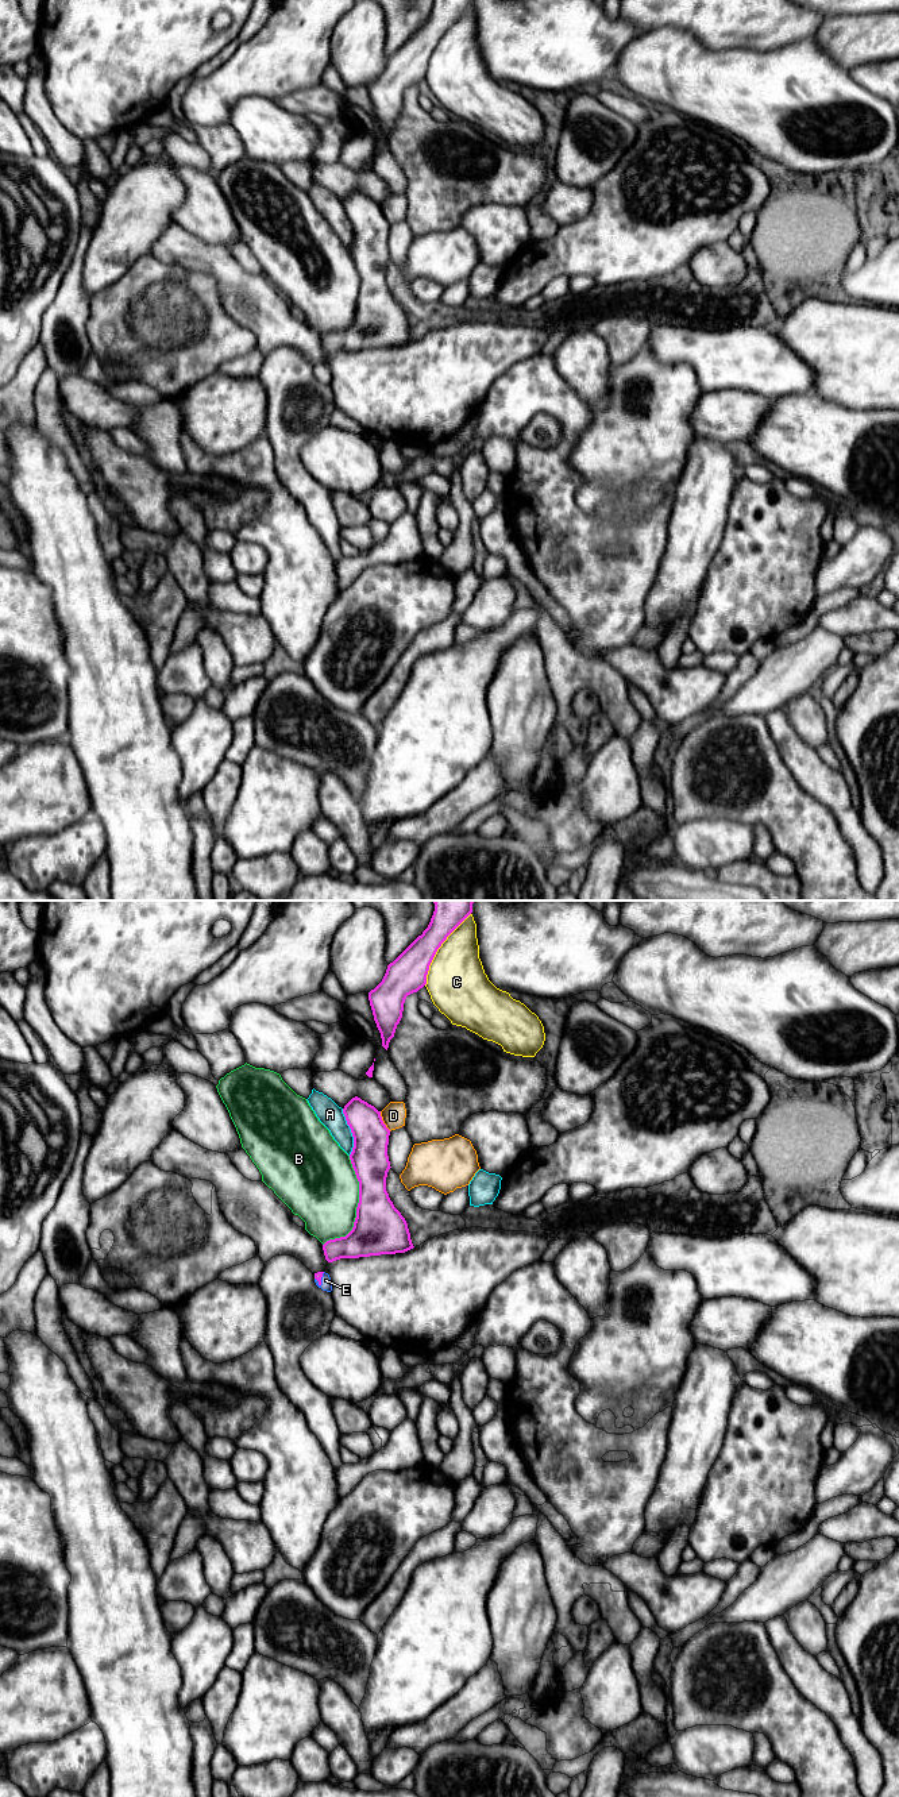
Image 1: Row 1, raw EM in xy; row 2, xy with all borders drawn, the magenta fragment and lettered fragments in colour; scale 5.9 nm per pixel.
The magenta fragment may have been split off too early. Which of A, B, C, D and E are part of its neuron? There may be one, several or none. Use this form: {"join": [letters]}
{"join": ["E"]}

